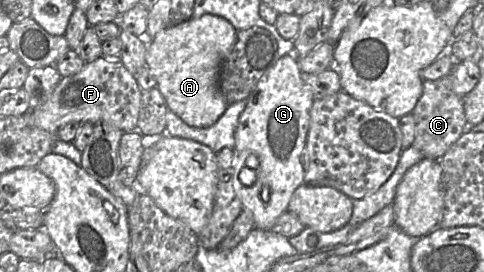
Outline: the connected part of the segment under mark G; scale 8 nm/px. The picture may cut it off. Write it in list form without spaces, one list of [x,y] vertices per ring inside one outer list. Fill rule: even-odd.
[[[295,54],[280,57],[247,99],[235,131],[233,183],[243,210],[252,214],[256,228],[270,231],[276,220],[287,211],[294,191],[305,183],[301,155],[314,101],[312,92],[302,79]],[[250,155],[258,159],[256,180],[253,185],[244,186],[238,176]]]

